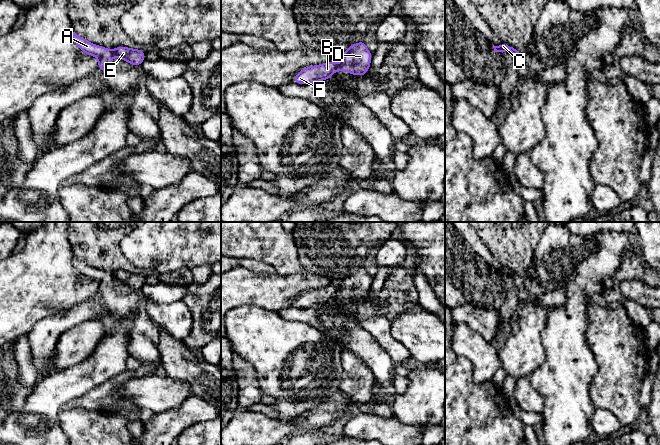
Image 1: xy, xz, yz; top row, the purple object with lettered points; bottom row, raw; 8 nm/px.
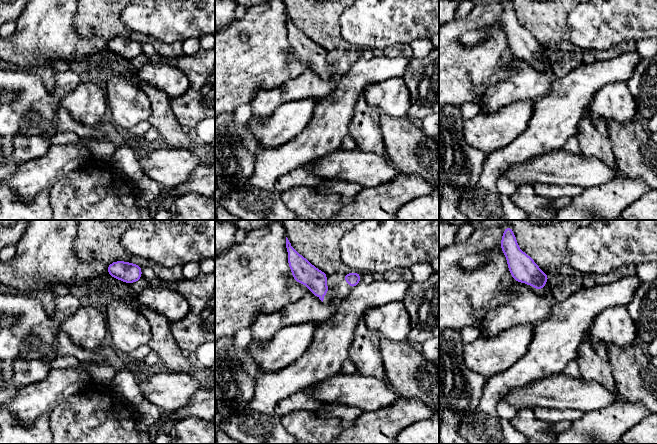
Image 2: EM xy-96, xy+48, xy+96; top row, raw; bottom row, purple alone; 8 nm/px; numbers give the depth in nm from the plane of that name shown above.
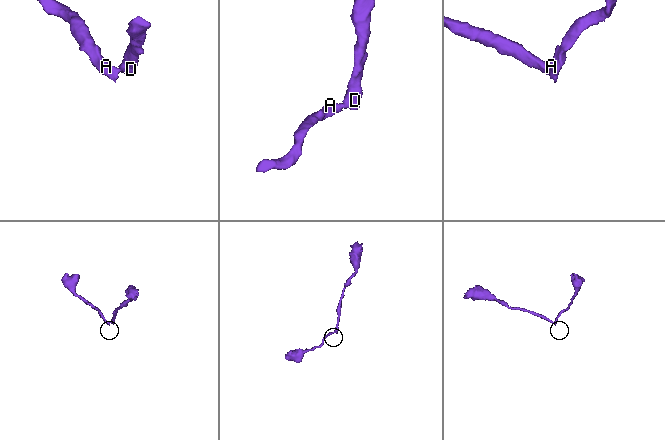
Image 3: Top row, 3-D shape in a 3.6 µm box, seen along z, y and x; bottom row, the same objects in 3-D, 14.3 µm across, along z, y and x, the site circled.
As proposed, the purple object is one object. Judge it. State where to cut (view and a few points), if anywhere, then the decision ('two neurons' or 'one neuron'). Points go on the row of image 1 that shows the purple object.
cut in xy along (111, 50), (114, 55); two neurons

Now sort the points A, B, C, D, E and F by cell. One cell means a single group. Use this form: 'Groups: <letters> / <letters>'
Groups: A B F / C D E

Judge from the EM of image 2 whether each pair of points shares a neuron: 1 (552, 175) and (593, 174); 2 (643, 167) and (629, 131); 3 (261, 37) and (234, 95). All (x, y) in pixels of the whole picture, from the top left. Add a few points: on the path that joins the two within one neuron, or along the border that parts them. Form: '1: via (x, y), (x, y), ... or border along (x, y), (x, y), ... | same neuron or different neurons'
1: via (562, 174), (583, 174) | same neuron
2: via (640, 158), (634, 151), (631, 140) | same neuron
3: via (261, 51), (234, 81) | same neuron

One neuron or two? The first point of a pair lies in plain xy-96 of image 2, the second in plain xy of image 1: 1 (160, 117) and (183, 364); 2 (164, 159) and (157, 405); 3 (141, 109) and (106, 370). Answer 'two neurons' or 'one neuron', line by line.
1: one neuron
2: one neuron
3: two neurons

